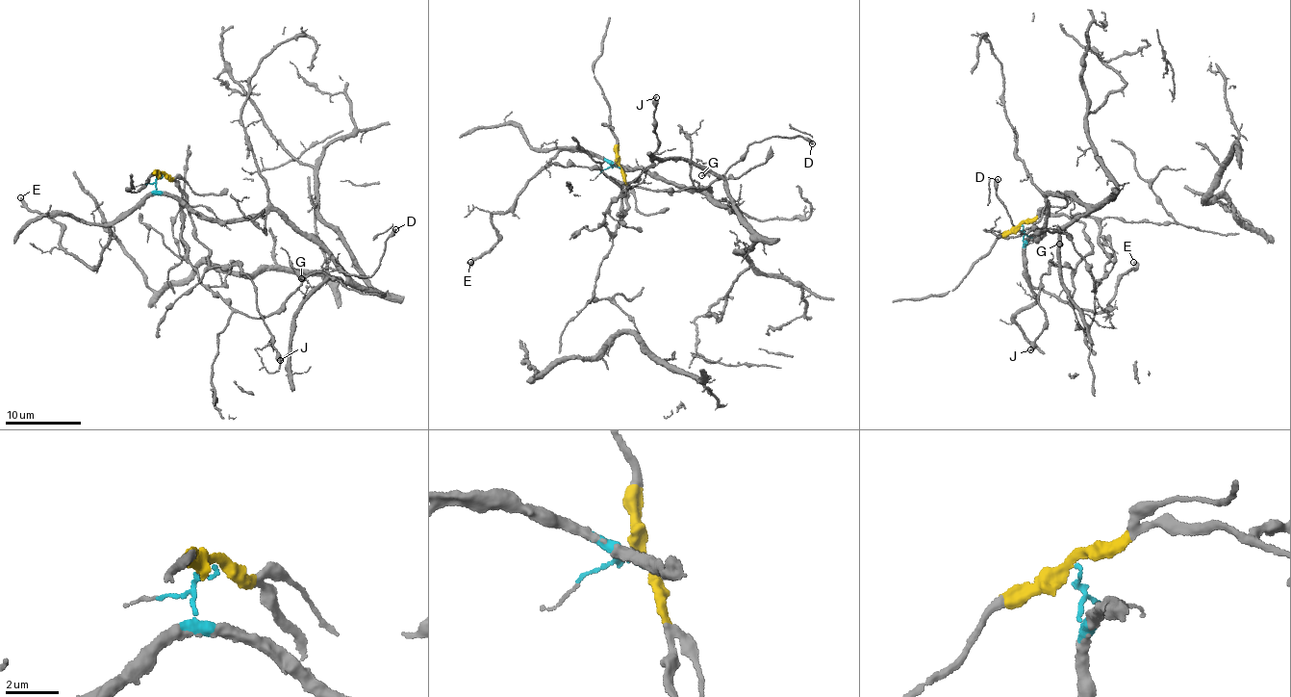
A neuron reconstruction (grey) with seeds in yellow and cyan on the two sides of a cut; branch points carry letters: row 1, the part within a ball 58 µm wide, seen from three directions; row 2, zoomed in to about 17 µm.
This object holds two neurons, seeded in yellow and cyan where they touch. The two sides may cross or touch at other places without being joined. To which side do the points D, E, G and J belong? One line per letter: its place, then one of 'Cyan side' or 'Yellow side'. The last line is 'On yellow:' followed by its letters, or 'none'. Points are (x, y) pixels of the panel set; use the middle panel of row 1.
D: Place: (812, 143). Yellow side
E: Place: (470, 262). Cyan side
G: Place: (701, 175). Cyan side
J: Place: (656, 97). Yellow side
On yellow: D, J

